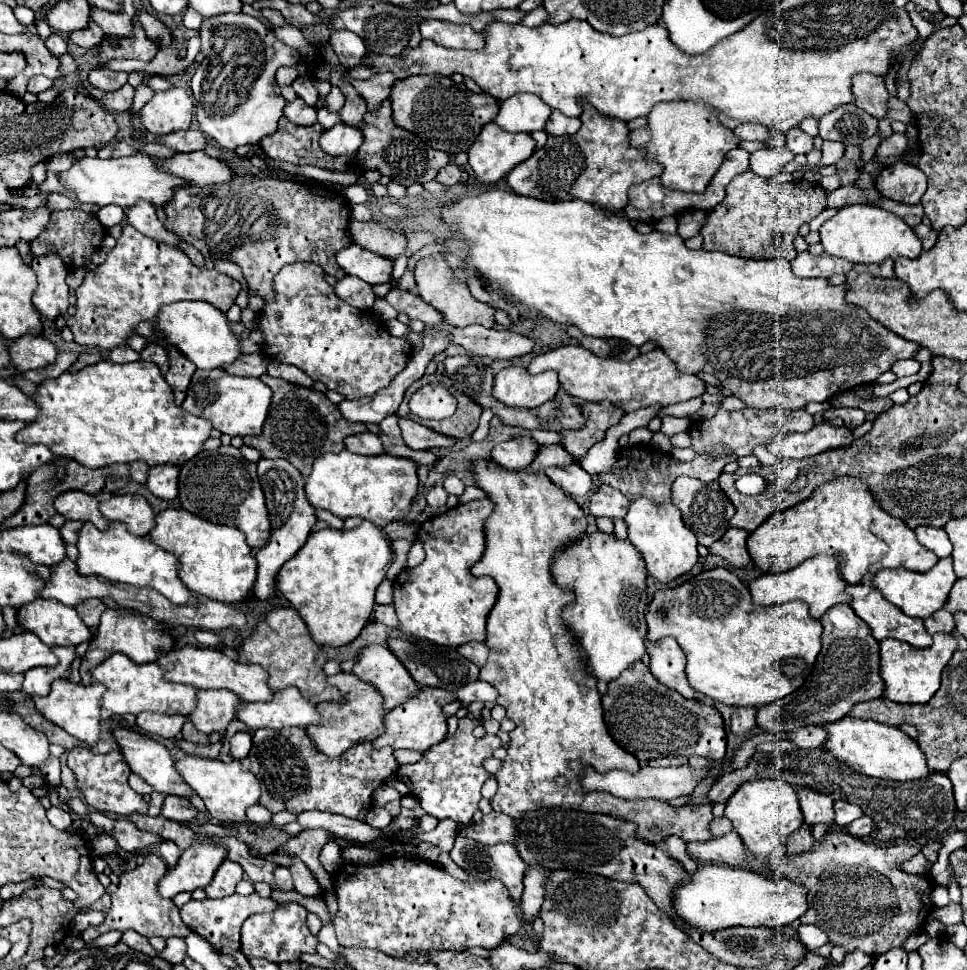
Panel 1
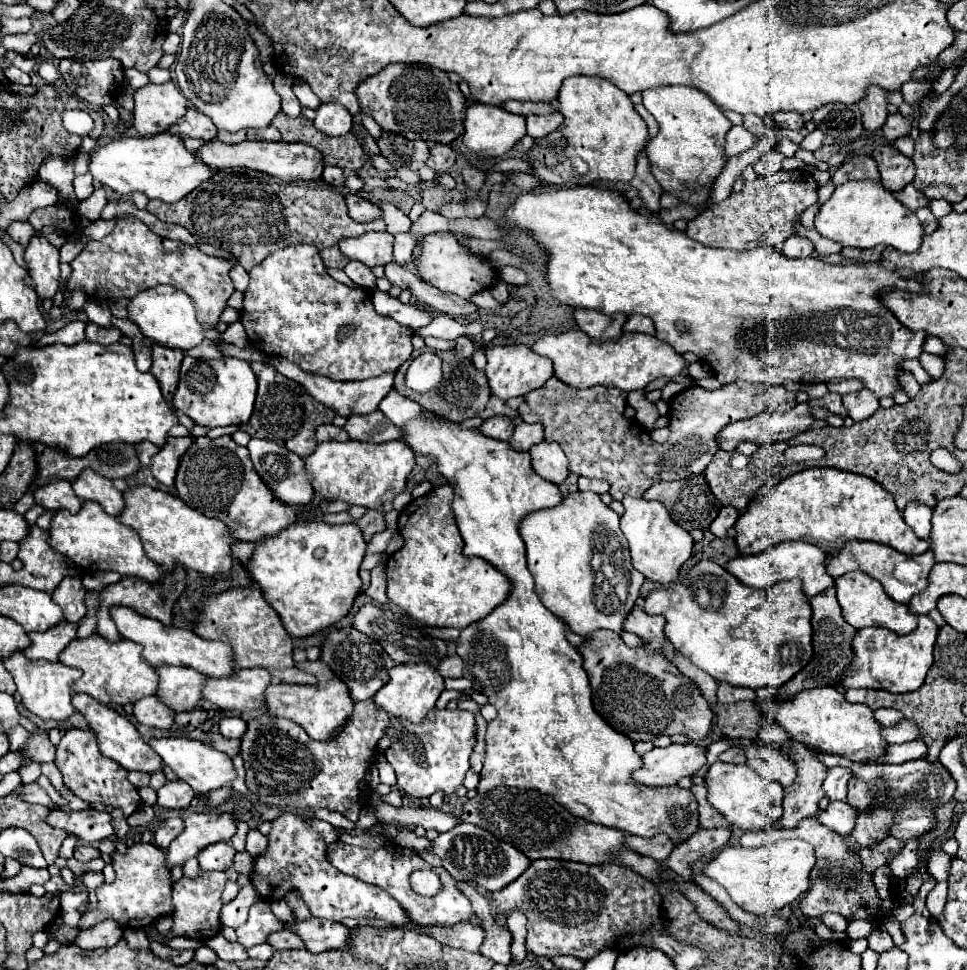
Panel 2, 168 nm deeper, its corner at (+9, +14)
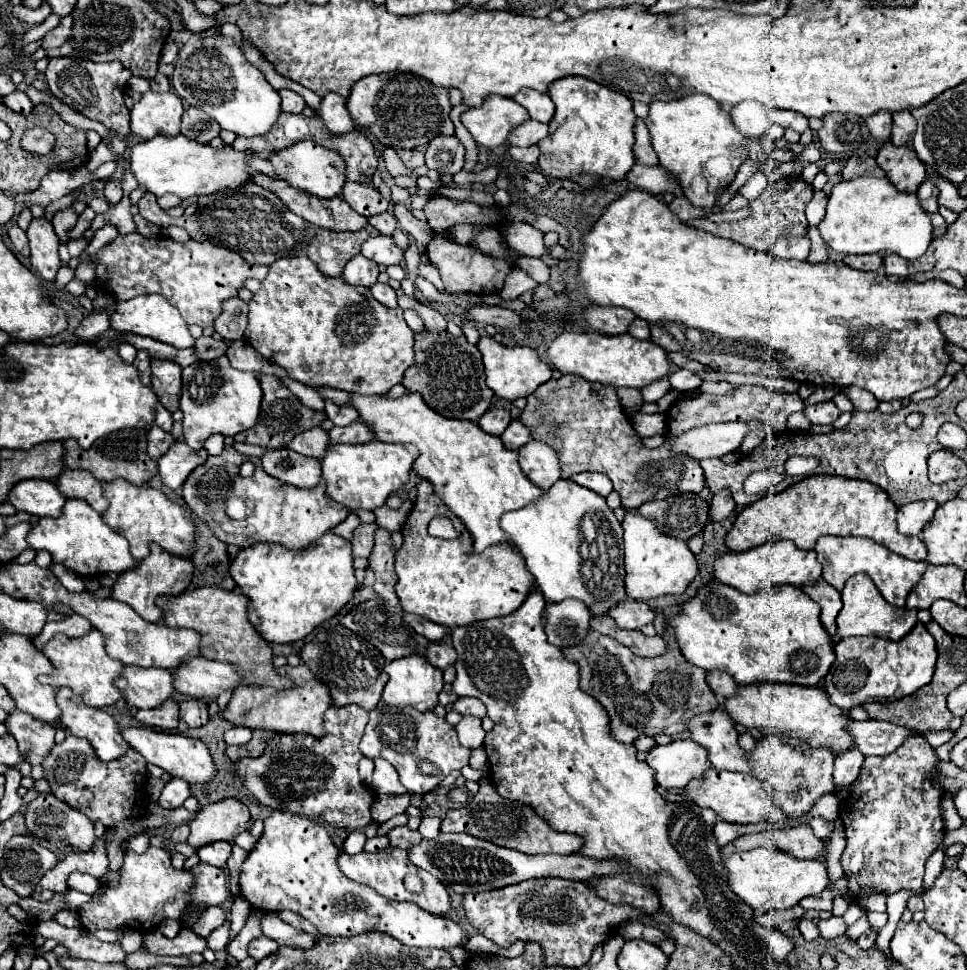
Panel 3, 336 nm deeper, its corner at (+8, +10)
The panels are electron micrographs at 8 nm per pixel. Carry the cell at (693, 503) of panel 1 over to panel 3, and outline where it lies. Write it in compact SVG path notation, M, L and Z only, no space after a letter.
M675 494L645 502L639 514L653 520L665 534L689 540L703 532L709 522L709 502L699 494Z

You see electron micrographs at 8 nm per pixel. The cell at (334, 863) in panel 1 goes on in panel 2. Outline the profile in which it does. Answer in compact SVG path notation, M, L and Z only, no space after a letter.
M308 818L308 822L310 822L312 828L316 828L316 830L322 834L322 838L324 838L328 844L338 842L340 834L338 834L338 832L336 832L328 822L322 822L322 820L316 820L316 818Z

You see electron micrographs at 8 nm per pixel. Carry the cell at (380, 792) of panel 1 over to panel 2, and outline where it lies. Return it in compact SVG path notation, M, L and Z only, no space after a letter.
M384 754L376 756L376 766L378 766L378 772L380 772L380 782L388 784L388 786L396 786L396 774L394 774L392 766L388 764L388 760L384 758Z

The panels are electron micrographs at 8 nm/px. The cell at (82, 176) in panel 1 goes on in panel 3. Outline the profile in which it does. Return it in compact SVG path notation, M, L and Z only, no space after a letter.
M159 134L153 140L135 144L131 150L129 166L139 186L143 186L147 192L155 194L157 198L165 194L175 194L181 200L201 194L213 194L225 188L237 188L249 182L249 176L253 172L277 178L273 166L263 158L253 158L249 156L249 152L237 152L231 146L225 146L225 150L213 150L207 144L199 144L195 140L185 138L183 134L177 136Z

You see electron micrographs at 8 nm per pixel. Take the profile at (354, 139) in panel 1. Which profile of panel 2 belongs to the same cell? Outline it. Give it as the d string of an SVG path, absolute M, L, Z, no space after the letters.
M322 102L316 108L314 126L330 136L344 136L352 130L352 116L340 102Z

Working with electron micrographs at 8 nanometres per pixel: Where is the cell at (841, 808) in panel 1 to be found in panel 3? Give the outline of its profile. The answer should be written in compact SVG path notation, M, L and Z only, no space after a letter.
M847 750L845 754L839 754L835 758L835 770L833 770L835 786L849 786L851 782L855 782L863 760L865 758L863 754L859 754L859 750Z

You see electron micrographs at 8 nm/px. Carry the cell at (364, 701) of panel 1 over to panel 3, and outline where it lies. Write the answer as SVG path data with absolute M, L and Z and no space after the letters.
M283 666L279 668L283 676L289 676L295 682L295 688L289 690L275 690L267 686L239 686L233 692L231 702L223 710L223 716L231 720L235 726L249 726L249 728L265 728L271 732L281 732L281 734L291 734L291 732L305 732L313 734L315 738L323 738L325 726L325 712L327 708L333 706L331 694L307 666Z

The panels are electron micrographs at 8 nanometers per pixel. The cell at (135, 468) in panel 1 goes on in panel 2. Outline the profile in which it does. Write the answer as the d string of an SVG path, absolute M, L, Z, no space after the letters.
M144 440L144 442L138 442L136 444L136 452L138 452L138 458L140 458L142 466L150 466L150 458L160 452L160 446Z

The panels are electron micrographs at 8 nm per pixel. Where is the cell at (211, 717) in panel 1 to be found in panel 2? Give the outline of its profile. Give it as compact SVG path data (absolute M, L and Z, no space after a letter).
M160 666L154 670L160 680L156 698L162 698L168 708L174 712L186 712L202 704L202 682L206 680L204 674L174 666Z

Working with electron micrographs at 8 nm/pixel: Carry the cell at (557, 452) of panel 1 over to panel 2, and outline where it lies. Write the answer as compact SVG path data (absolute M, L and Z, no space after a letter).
M520 422L516 428L514 428L514 434L510 438L510 446L514 450L530 450L530 446L538 444L544 440L544 430L540 424L526 424L526 422Z

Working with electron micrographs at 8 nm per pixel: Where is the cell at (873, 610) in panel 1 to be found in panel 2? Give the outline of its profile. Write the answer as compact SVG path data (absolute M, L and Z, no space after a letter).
M854 570L836 578L836 590L838 590L838 602L842 606L844 620L856 630L866 626L882 626L896 634L910 634L918 626L918 616L912 614L908 606L894 602L874 578L870 578L868 574L860 570Z

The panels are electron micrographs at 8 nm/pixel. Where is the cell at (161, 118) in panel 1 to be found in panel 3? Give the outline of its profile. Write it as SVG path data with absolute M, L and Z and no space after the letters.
M145 92L131 108L131 132L141 140L157 134L175 136L181 128L183 104L175 92Z

